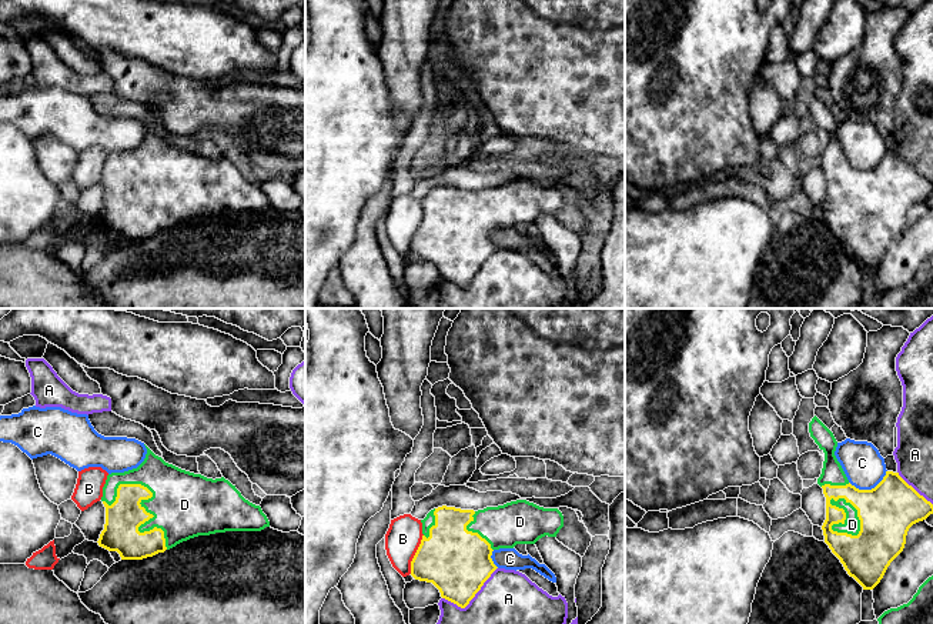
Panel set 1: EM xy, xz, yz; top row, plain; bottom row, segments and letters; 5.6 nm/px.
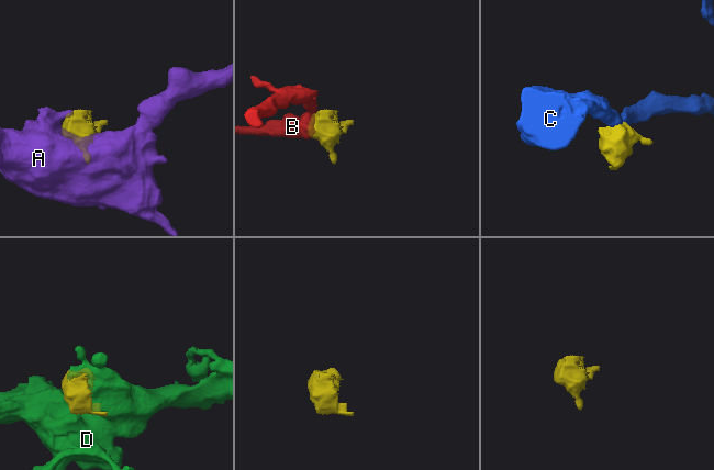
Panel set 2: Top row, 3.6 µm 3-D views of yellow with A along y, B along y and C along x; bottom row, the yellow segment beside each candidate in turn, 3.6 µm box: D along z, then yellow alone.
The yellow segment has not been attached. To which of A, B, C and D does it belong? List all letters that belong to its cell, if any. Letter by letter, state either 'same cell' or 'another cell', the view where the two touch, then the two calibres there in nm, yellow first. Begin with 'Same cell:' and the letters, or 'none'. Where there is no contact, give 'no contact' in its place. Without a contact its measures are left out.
Same cell: D
A: another cell; meets yellow in xz; 380 nm thick on the yellow side, 300 nm on the other
B: another cell; meets yellow in xz; 380 nm thick on the yellow side, 200 nm on the other
C: another cell; meets yellow in yz; 320 nm thick on the yellow side, 220 nm on the other
D: same cell; meets yellow in xy; 200 nm thick on the yellow side, 360 nm on the other

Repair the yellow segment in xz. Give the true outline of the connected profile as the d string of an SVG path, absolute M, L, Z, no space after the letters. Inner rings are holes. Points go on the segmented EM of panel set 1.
M516 500L478 511L442 505L431 510L421 523L424 535L411 561L411 575L432 583L442 598L465 608L498 568L491 558L494 550L535 544L545 535L556 537L564 527L564 515L558 508Z

